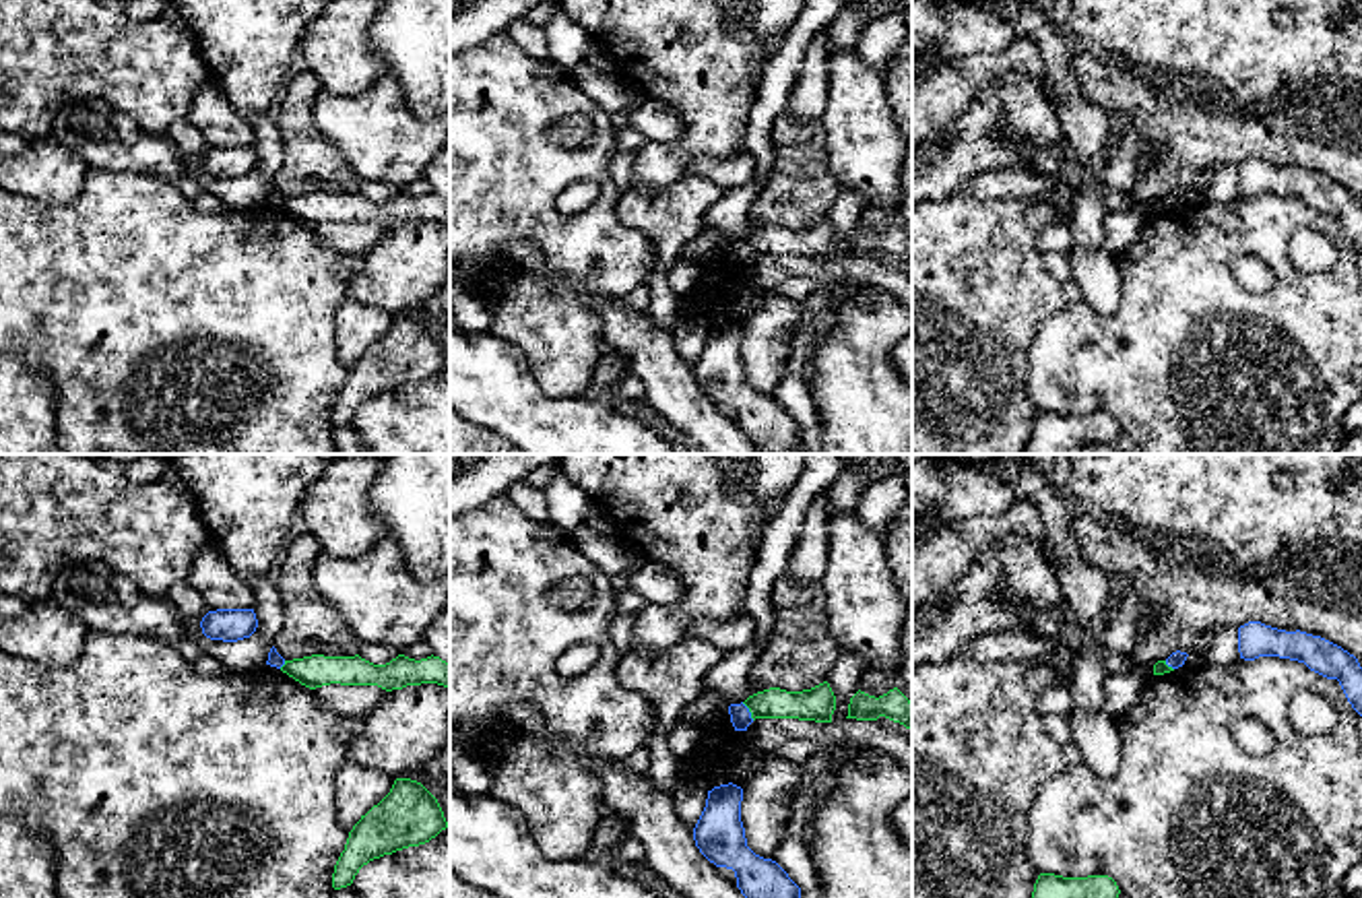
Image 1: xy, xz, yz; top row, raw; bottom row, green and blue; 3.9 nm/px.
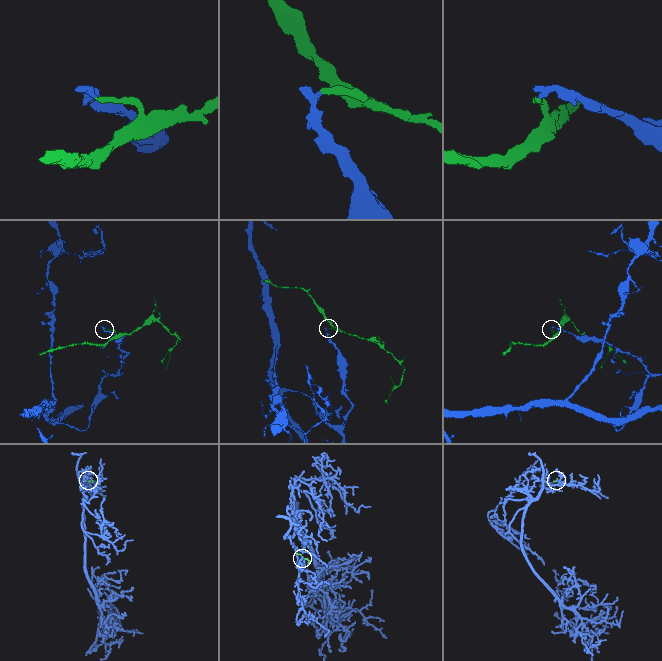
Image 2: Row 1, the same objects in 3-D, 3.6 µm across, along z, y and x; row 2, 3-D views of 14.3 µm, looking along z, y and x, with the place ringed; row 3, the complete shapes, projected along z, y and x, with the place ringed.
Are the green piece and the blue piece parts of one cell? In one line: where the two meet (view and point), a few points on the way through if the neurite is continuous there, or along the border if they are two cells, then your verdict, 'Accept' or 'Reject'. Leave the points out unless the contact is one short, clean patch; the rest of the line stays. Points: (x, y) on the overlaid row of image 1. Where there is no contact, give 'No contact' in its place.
Touches green at xz (750, 711). Boundary: xz (741, 702), (754, 719). Reject

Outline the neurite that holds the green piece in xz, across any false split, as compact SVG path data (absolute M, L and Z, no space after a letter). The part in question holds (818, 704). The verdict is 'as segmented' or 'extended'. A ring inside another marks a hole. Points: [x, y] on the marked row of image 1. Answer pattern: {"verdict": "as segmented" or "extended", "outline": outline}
{"verdict": "as segmented", "outline": "M828 681L803 689L803 692L786 692L780 687L770 687L749 696L743 702L751 718L799 718L799 720L815 720L815 723L832 723L832 714L836 710L836 696Z"}

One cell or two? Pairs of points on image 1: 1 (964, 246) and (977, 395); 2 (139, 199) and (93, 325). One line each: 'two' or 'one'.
1: one
2: one

